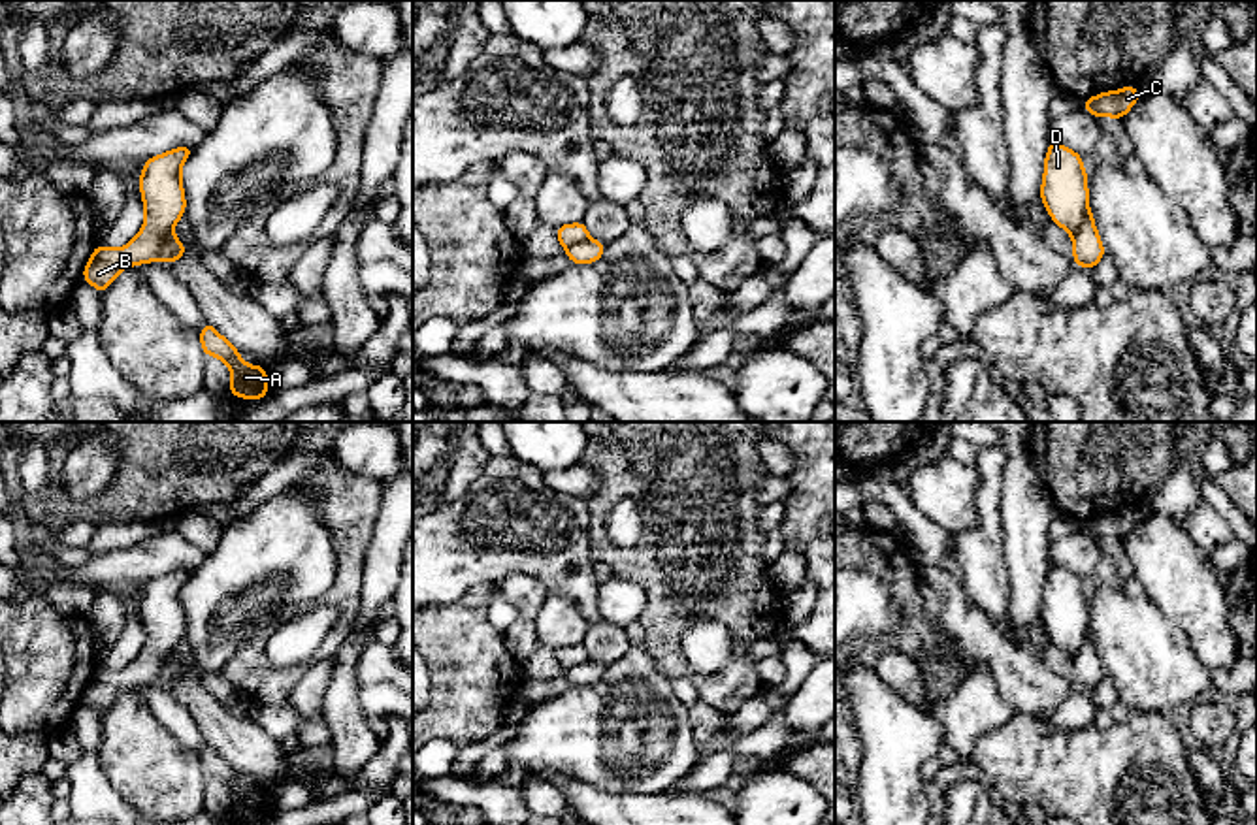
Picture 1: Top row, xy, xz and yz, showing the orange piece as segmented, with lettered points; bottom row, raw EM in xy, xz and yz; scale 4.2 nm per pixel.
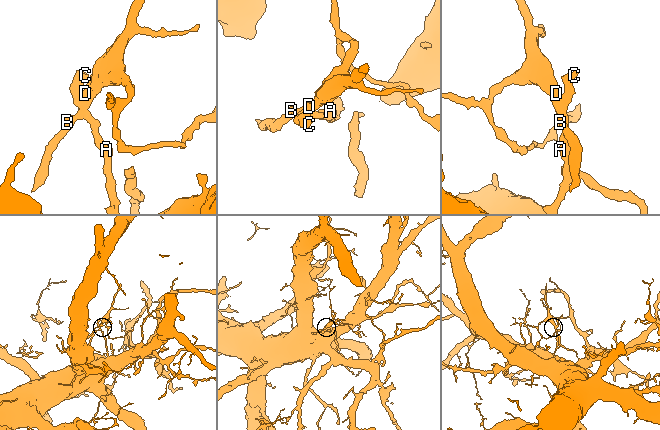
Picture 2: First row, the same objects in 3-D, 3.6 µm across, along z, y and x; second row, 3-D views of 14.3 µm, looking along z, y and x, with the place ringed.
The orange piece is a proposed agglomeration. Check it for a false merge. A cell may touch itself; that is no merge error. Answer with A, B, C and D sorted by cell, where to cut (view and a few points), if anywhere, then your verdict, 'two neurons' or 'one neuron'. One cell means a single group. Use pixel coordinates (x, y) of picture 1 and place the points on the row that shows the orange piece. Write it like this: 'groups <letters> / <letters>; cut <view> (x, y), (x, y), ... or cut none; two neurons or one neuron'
groups A C / B D; cut xy (170, 228), (163, 236), (159, 258); two neurons

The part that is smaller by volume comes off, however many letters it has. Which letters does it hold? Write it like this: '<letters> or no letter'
B, D

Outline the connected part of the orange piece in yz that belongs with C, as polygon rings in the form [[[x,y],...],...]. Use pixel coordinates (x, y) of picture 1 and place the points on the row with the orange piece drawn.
[[[1125,87],[1112,92],[1102,92],[1087,98],[1080,107],[1101,117],[1123,119],[1127,111],[1138,102],[1138,87]]]

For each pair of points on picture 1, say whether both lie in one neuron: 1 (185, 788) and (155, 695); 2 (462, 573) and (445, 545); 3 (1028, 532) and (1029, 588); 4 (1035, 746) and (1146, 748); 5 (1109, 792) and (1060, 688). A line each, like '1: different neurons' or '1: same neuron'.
1: different neurons
2: same neuron
3: same neuron
4: same neuron
5: different neurons

